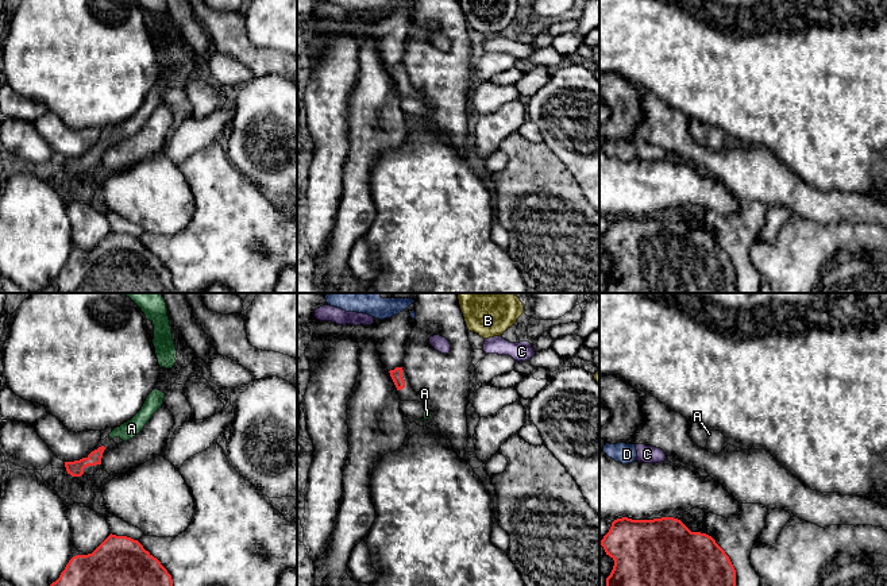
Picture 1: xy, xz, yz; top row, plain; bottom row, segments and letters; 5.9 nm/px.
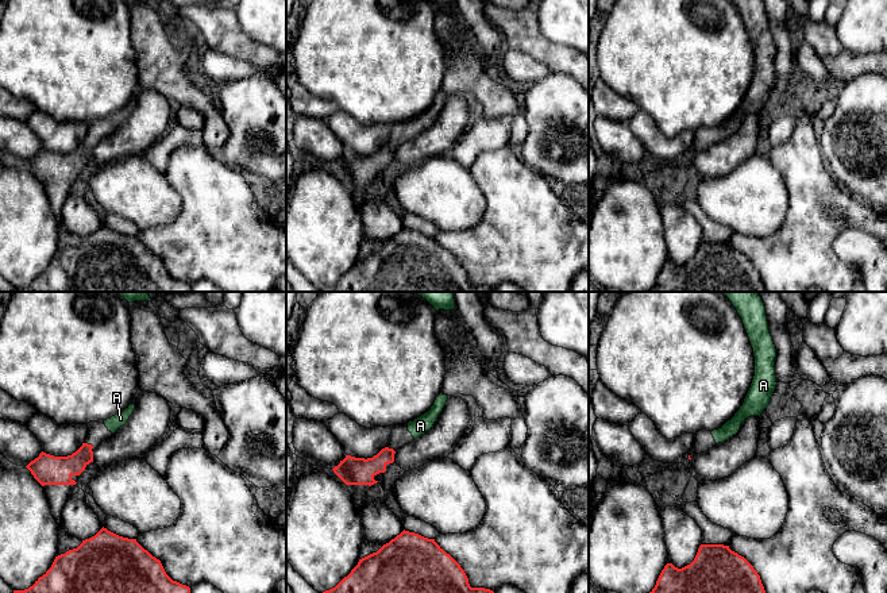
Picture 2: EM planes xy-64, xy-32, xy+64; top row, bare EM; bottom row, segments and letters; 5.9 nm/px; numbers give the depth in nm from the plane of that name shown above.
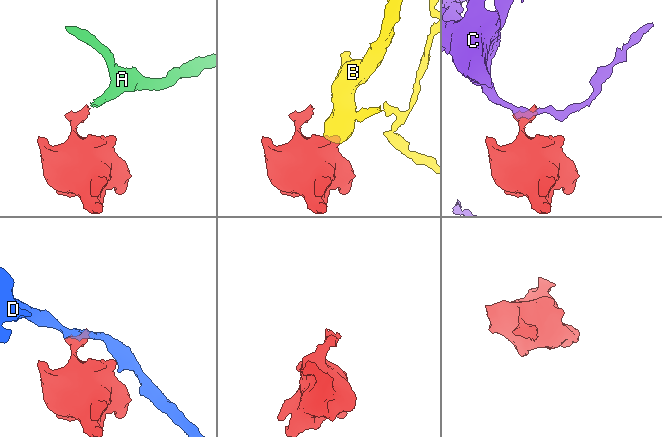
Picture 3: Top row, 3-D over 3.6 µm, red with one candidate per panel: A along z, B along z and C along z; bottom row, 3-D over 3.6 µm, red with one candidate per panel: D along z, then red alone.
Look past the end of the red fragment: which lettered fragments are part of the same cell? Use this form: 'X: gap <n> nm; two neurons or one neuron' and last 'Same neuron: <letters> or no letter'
A: gap 70 nm; one neuron
B: gap 460 nm; two neurons
C: gap 200 nm; two neurons
D: gap 280 nm; two neurons
Same neuron: A

